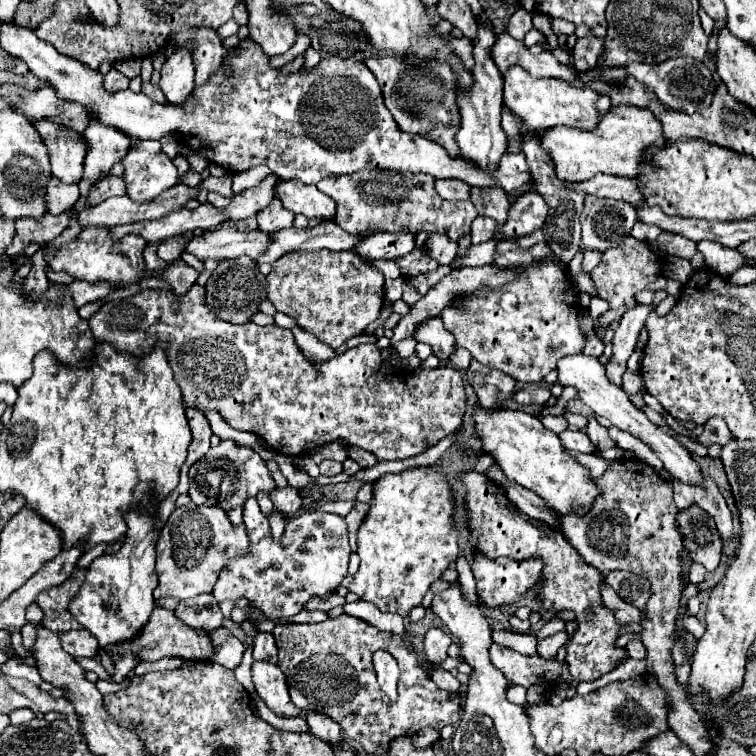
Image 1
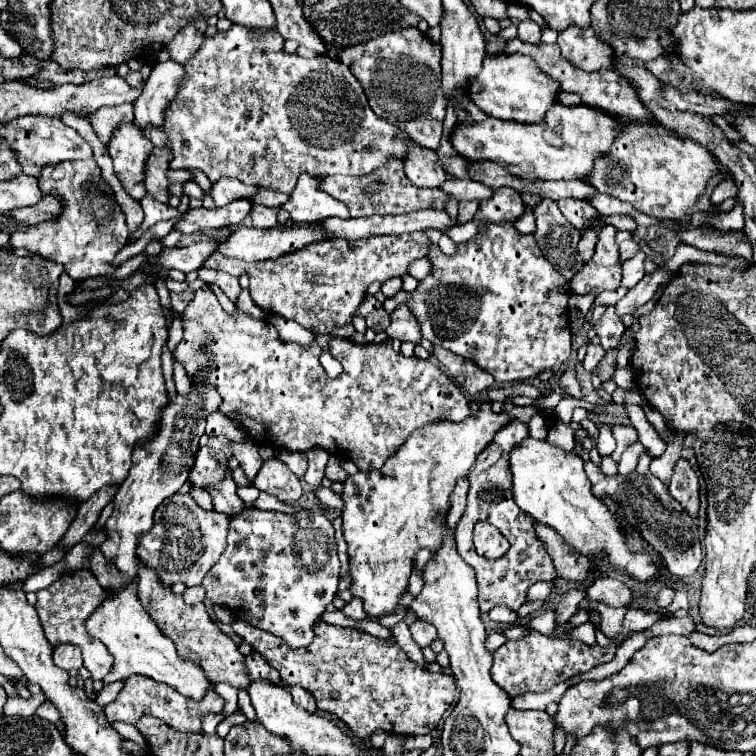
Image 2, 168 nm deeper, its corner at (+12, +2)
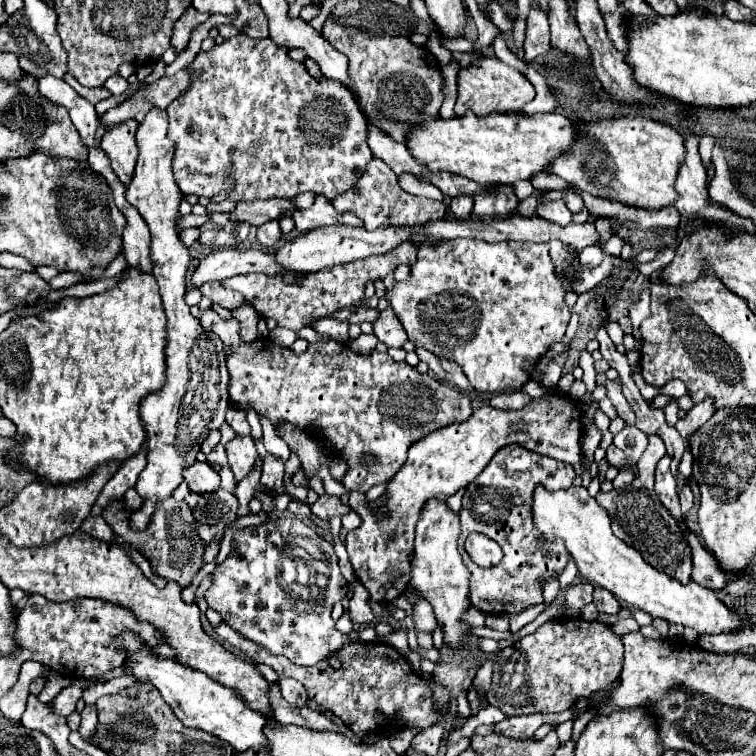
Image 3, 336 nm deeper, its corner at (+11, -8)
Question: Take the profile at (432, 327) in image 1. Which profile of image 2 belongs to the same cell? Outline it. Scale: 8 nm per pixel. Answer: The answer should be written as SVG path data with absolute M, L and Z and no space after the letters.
M400 304L394 312L392 312L392 324L386 330L390 340L400 340L400 342L414 342L420 344L422 334L420 334L420 324L416 322L416 316L412 316L412 312L408 310L408 306Z

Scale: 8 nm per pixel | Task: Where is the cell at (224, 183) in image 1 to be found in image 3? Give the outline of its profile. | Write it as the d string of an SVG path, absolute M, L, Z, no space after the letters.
M251 200L249 204L237 204L237 208L231 212L231 220L249 222L251 226L261 226L269 220L277 220L283 212L297 210L291 200Z

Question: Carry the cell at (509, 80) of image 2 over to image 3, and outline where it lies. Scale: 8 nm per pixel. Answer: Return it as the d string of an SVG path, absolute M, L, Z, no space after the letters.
M479 56L467 68L459 70L455 116L463 116L465 110L475 112L477 116L489 116L493 112L519 112L533 98L535 98L535 90L521 72L503 64L495 56L491 58Z

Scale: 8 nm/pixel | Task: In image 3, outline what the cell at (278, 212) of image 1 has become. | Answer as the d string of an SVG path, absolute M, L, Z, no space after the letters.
M267 222L263 226L257 228L257 240L259 244L263 244L265 248L273 248L279 240L281 240L281 230L279 230L279 222Z

